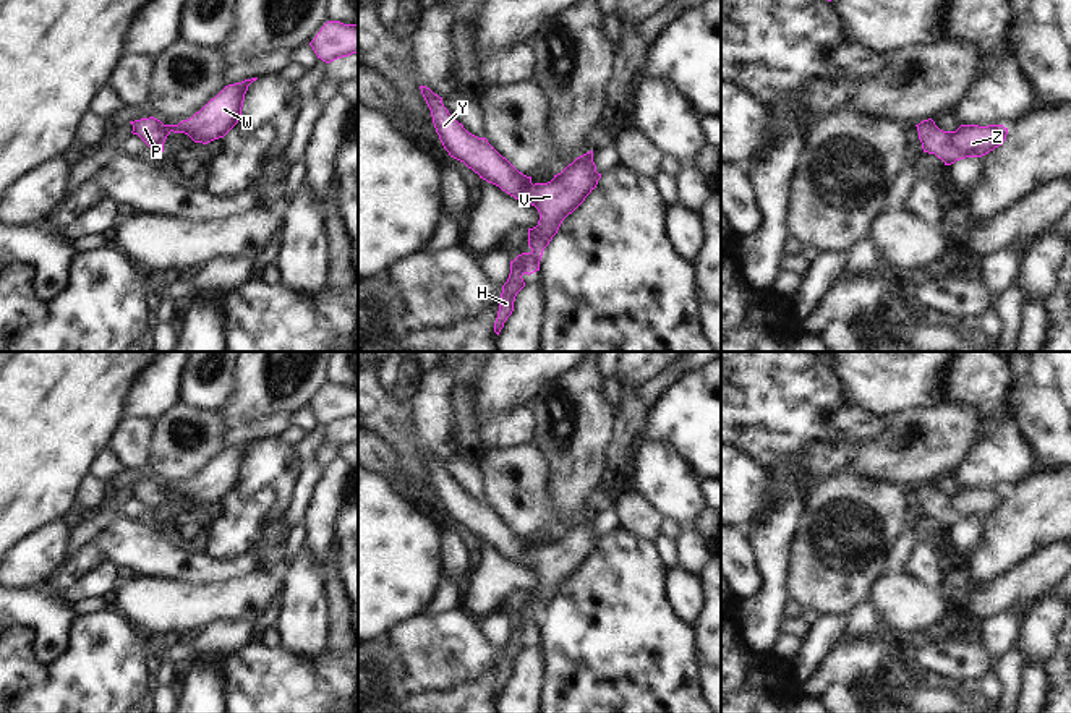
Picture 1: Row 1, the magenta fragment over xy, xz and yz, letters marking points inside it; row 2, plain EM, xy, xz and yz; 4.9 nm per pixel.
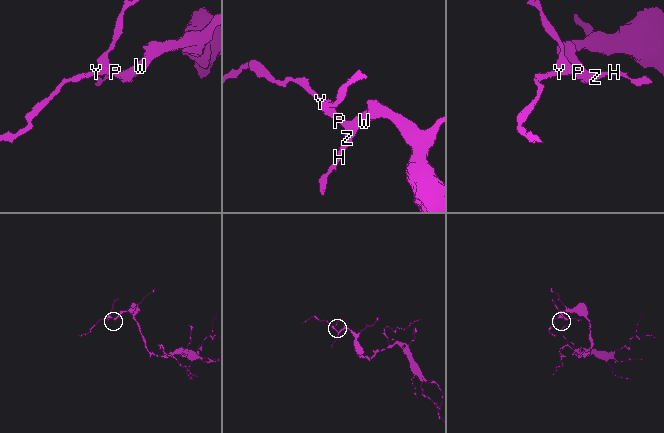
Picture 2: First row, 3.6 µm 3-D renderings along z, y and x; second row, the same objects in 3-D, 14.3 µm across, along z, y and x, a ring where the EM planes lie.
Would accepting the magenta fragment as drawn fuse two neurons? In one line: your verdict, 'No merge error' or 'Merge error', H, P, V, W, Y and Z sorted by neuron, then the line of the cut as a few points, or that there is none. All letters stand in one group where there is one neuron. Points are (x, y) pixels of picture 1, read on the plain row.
No merge error. Groups: H P V W Y Z. No split.

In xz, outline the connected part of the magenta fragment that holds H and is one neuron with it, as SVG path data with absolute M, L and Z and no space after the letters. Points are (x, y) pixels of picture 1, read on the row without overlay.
M420 449L431 473L433 486L444 512L450 520L463 525L468 532L499 549L515 562L527 564L540 575L538 588L528 591L530 616L518 617L510 624L510 637L502 648L494 695L499 698L504 685L514 674L517 656L525 650L523 637L540 634L544 611L557 596L562 583L572 577L596 551L601 536L596 535L593 514L577 520L548 546L531 546L531 540L518 535L502 520L486 501L468 496L442 467L442 460L429 450Z

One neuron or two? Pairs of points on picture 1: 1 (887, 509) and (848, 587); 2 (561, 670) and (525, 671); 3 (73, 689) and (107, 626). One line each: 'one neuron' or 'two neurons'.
1: one neuron
2: two neurons
3: one neuron

